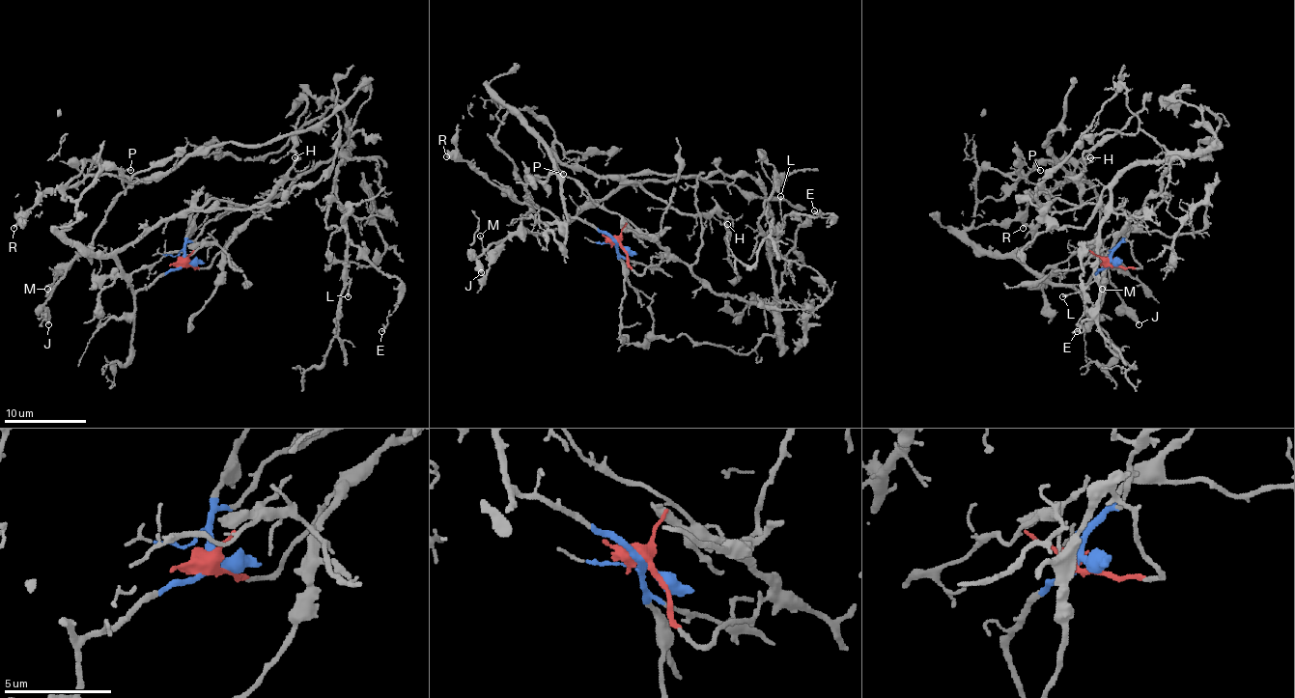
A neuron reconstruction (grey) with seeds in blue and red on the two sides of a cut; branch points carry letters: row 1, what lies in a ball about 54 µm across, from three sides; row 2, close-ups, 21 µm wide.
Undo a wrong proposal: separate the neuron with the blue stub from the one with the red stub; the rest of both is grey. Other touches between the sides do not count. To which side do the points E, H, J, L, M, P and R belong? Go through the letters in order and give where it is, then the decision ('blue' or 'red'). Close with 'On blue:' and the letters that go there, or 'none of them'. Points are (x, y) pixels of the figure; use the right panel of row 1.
E: place (1077, 331); red
H: place (1090, 157); blue
J: place (1139, 324); blue
L: place (1062, 296); red
M: place (1102, 289); blue
P: place (1040, 170); blue
R: place (1023, 228); blue
On blue: H, J, M, P, R

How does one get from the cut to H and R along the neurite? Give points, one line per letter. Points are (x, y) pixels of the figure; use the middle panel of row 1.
H: (619, 243), (568, 213), (548, 152), (563, 164), (635, 181), (689, 213), (717, 213), (727, 223)
R: (619, 243), (568, 213), (555, 159), (500, 100), (508, 113), (495, 145), (526, 201), (446, 155)

